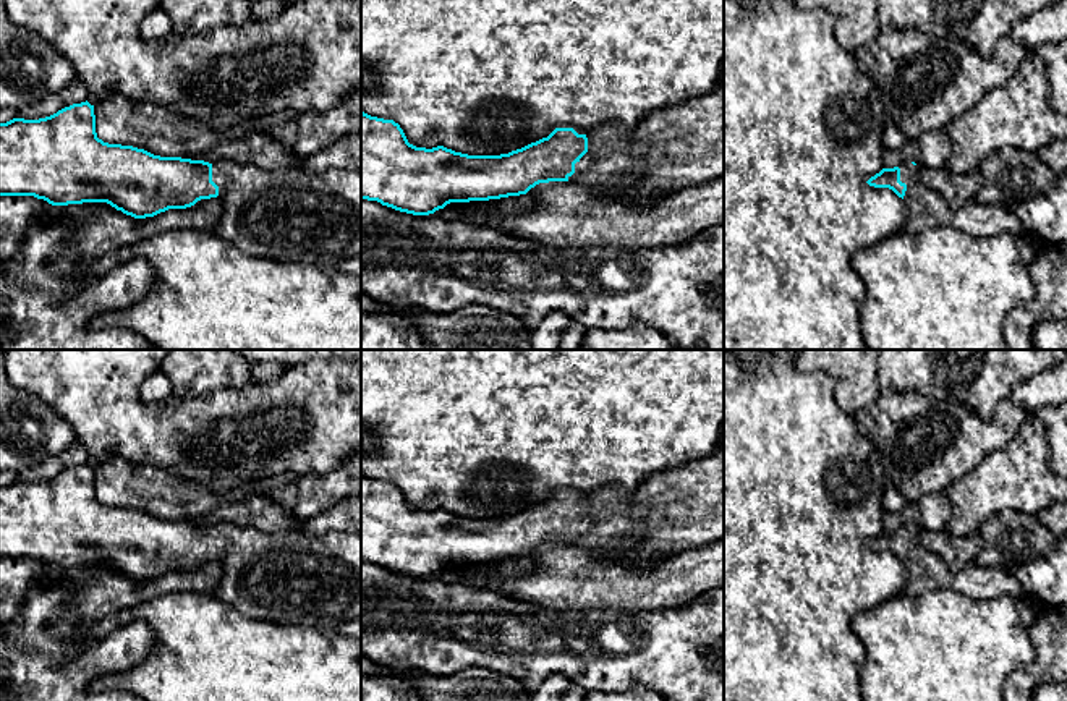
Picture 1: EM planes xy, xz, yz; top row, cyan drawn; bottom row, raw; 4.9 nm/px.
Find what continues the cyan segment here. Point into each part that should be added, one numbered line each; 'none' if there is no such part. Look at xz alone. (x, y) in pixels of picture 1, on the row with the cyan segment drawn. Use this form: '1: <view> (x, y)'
1: xz (680, 146)

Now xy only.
1: xy (298, 216)

